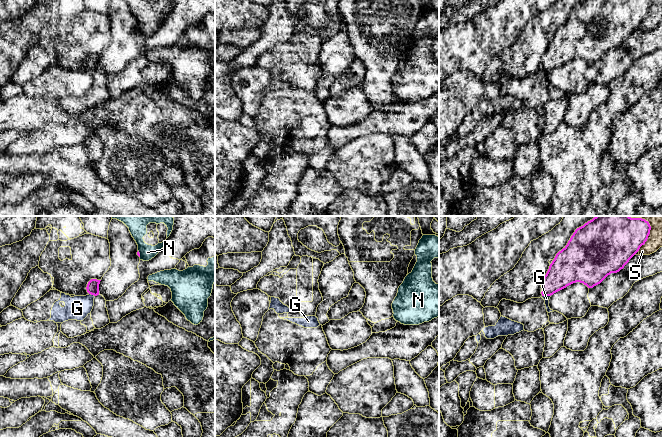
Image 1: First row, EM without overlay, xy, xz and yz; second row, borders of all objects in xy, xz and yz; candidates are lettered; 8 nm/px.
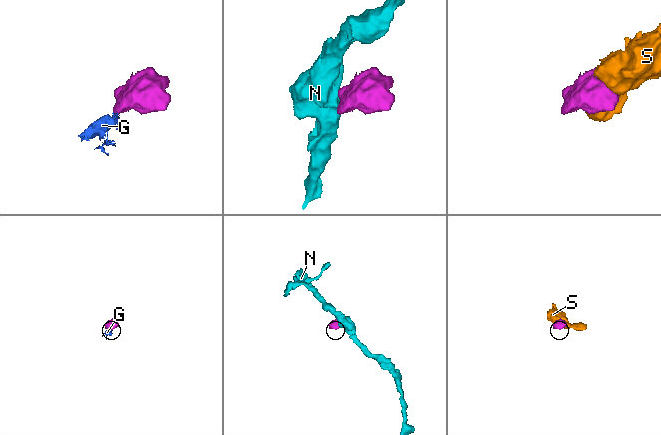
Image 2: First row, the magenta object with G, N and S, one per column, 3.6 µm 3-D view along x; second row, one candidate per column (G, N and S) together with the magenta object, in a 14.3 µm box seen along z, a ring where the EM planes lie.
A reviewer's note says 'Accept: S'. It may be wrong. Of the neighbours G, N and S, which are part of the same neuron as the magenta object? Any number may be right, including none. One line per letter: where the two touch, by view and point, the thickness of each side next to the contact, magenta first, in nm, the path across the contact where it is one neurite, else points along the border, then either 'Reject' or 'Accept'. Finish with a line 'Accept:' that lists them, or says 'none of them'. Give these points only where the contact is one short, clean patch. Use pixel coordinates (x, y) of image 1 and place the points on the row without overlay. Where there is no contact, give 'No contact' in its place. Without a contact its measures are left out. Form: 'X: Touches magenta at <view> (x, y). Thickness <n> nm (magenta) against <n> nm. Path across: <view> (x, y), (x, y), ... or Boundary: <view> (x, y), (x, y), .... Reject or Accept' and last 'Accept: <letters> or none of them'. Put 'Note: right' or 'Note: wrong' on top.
Note: wrong
G: Touches magenta at yz (546, 71). Thickness 240 nm (magenta) against 50 nm. Boundary: yz (542, 71), (550, 72). Reject
N: Touches magenta at xy (139, 29). Thickness 20 nm (magenta) against 120 nm. Boundary: xy (138, 26), (140, 32). Reject
S: Touches magenta at yz (647, 13). Thickness 320 nm (magenta) against 120 nm. Reject
Accept: none of them

